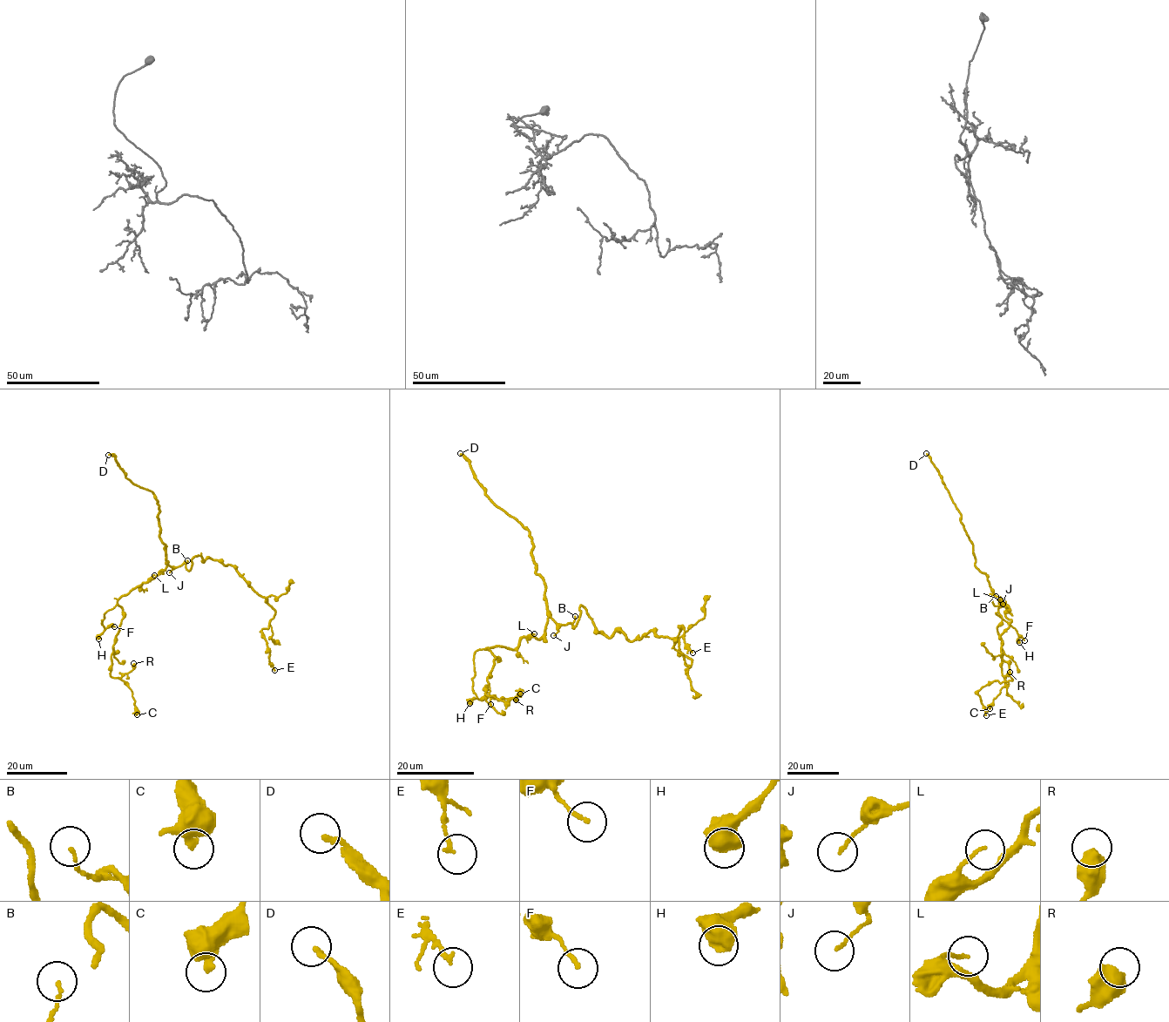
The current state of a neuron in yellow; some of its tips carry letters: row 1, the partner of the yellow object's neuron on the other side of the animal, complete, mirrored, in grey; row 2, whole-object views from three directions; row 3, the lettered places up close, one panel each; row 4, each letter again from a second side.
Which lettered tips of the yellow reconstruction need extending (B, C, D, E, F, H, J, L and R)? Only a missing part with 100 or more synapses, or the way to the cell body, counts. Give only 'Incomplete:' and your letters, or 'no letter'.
Incomplete: D

